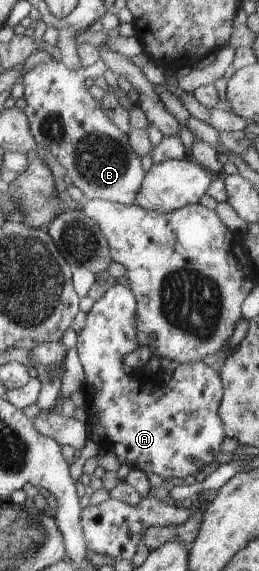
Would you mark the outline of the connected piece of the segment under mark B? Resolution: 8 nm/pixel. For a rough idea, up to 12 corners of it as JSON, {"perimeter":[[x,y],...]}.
{"perimeter":[[54,59],[21,78],[37,144],[86,200],[132,205],[146,175],[85,85]]}

